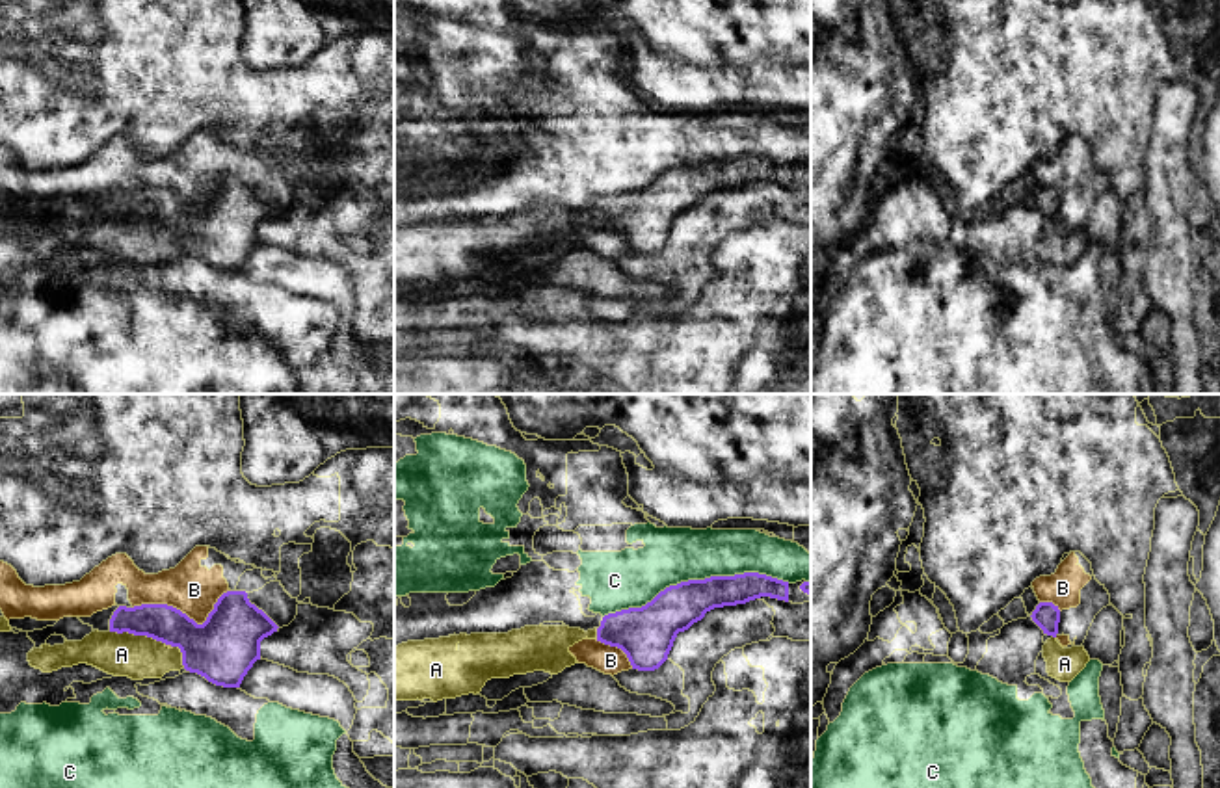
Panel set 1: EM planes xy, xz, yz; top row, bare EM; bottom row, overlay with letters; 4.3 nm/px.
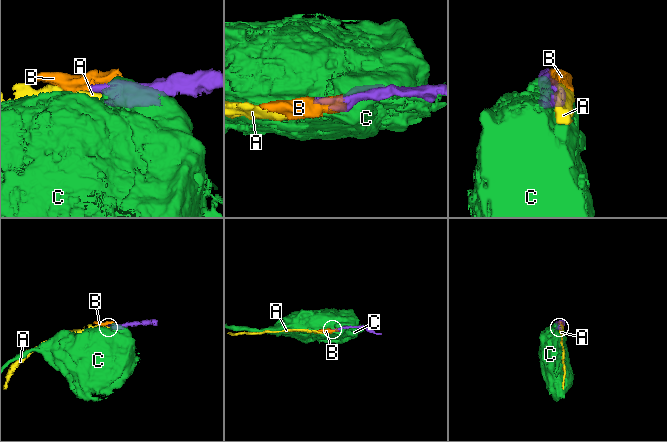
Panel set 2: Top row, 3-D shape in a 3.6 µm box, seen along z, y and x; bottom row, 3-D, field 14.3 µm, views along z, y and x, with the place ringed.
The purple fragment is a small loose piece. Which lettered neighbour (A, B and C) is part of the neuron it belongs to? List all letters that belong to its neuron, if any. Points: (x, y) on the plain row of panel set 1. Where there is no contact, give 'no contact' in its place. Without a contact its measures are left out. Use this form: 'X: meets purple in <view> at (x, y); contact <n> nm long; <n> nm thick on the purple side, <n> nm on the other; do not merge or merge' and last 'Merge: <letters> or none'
A: meets purple in xy at (138, 218); contact 260 nm long; 160 nm thick on the purple side, 190 nm on the other; merge
B: meets purple in xy at (185, 197); contact 440 nm long; 280 nm thick on the purple side, 220 nm on the other; do not merge
C: meets purple in xz at (696, 164); contact 800 nm long; 200 nm thick on the purple side, 240 nm on the other; do not merge
Merge: A

